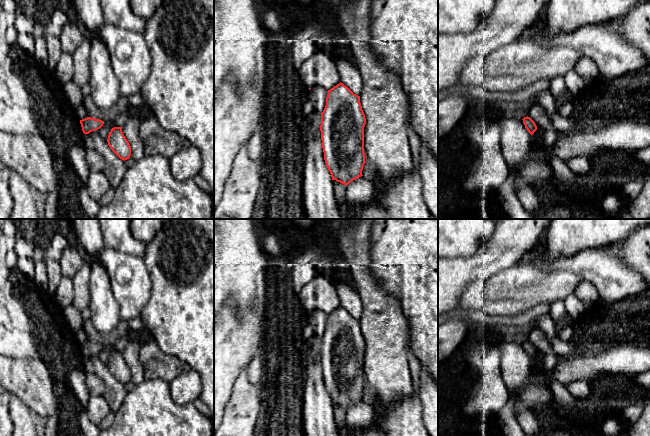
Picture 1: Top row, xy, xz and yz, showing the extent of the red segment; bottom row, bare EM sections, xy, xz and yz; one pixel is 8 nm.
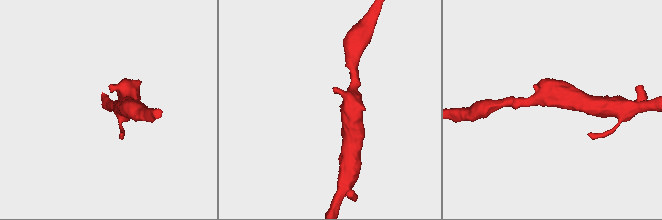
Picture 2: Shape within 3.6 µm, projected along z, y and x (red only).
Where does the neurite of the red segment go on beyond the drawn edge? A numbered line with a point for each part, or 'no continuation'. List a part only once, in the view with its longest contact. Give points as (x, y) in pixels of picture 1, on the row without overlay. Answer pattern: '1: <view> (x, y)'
no continuation

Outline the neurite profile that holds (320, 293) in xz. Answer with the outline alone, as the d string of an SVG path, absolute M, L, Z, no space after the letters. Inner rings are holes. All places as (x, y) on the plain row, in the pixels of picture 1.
M319 273L301 289L301 291L298 293L298 296L301 305L308 312L321 310L327 314L330 314L341 306L341 301L337 294L335 284L328 280L325 276L321 276Z

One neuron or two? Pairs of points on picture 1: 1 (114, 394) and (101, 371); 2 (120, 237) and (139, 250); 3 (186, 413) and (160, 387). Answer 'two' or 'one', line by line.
1: one
2: one
3: one

